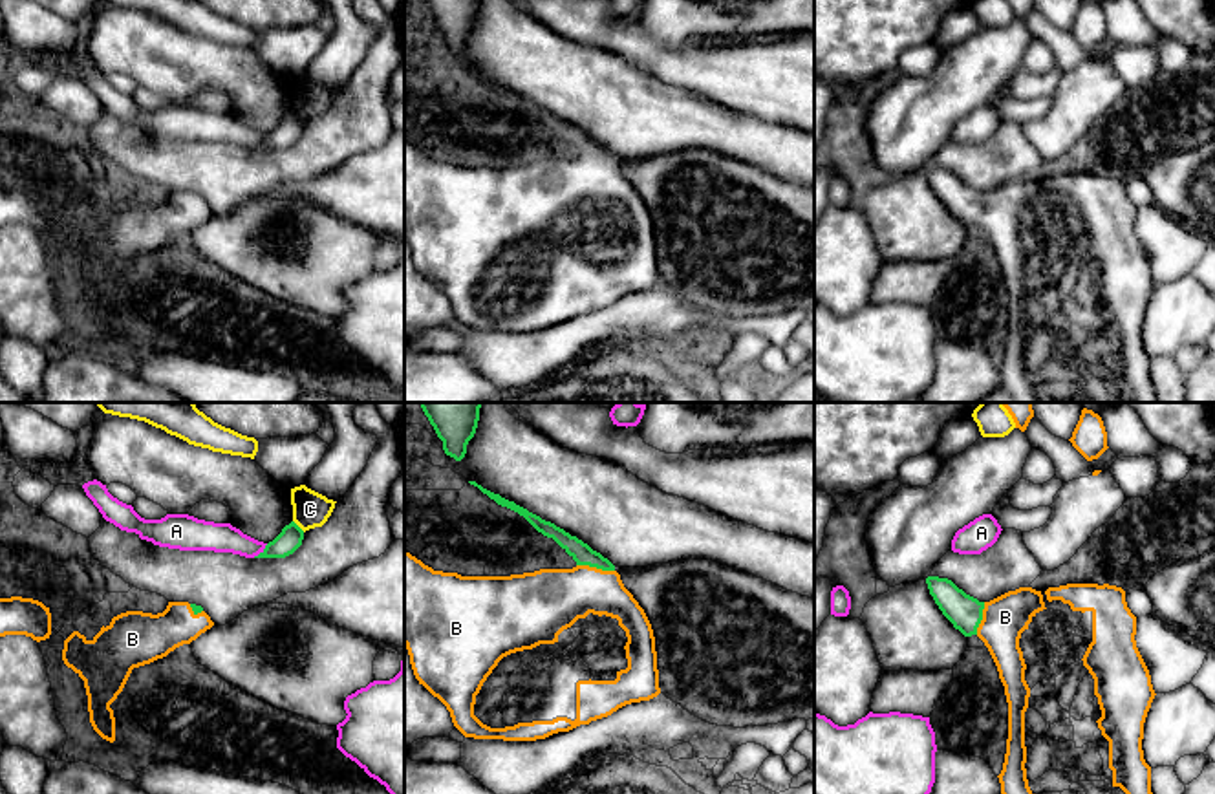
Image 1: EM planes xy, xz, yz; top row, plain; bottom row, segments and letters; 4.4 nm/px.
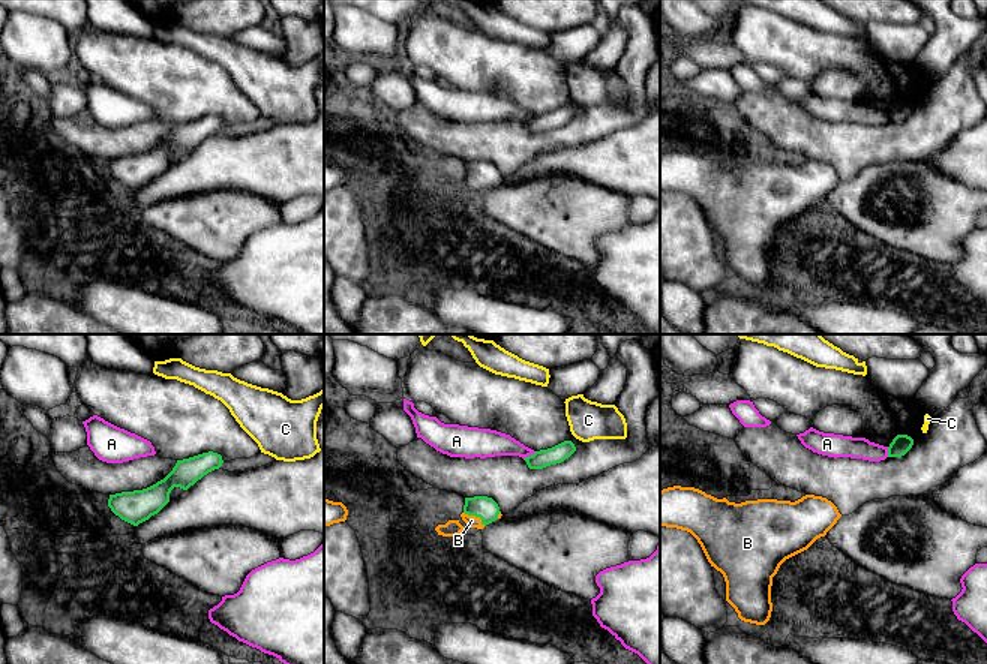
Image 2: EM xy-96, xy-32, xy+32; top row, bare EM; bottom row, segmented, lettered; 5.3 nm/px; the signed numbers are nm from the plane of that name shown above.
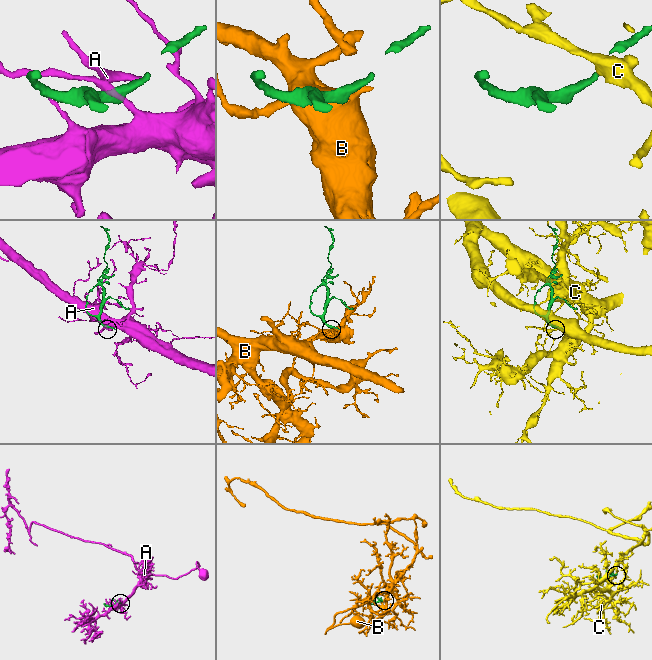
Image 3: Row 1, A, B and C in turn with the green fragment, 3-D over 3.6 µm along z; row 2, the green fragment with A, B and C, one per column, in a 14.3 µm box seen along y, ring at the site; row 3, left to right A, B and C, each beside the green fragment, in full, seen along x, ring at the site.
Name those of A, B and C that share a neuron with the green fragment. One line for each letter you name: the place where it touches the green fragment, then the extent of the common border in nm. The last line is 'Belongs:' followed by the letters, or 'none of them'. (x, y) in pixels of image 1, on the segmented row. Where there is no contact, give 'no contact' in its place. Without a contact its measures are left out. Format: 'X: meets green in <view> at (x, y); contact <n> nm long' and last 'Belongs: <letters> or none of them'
B: meets green in xz at (595, 566); contact 170 nm long
Belongs: B

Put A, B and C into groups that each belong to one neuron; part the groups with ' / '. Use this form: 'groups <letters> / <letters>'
groups A / B / C

